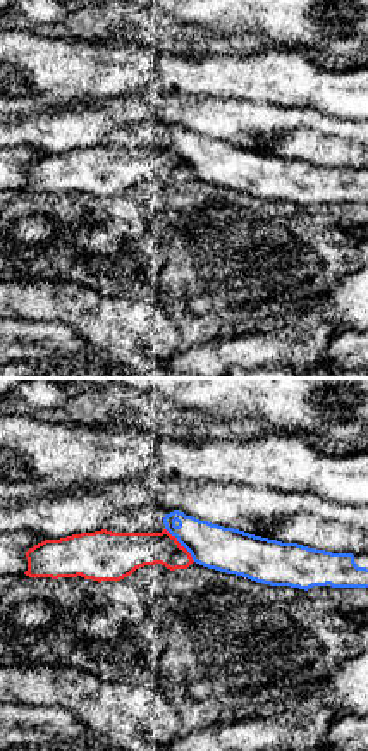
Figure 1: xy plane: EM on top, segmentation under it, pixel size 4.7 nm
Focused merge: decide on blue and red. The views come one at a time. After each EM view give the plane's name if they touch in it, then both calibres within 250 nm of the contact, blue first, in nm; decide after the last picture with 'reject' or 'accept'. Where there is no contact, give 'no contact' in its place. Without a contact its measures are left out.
xy | 220/180 nm

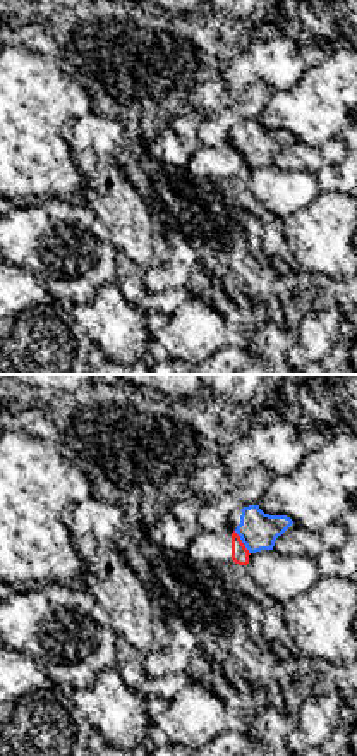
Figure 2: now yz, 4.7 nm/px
yz | 180/80 nm

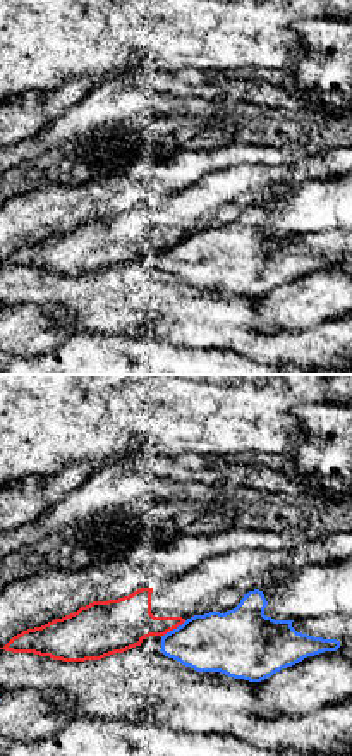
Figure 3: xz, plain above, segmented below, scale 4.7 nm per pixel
xz | 280/240 nm

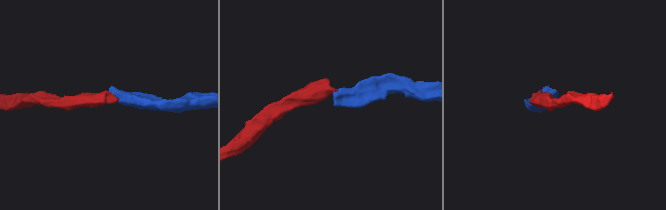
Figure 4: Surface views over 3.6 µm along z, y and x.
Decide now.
reject

